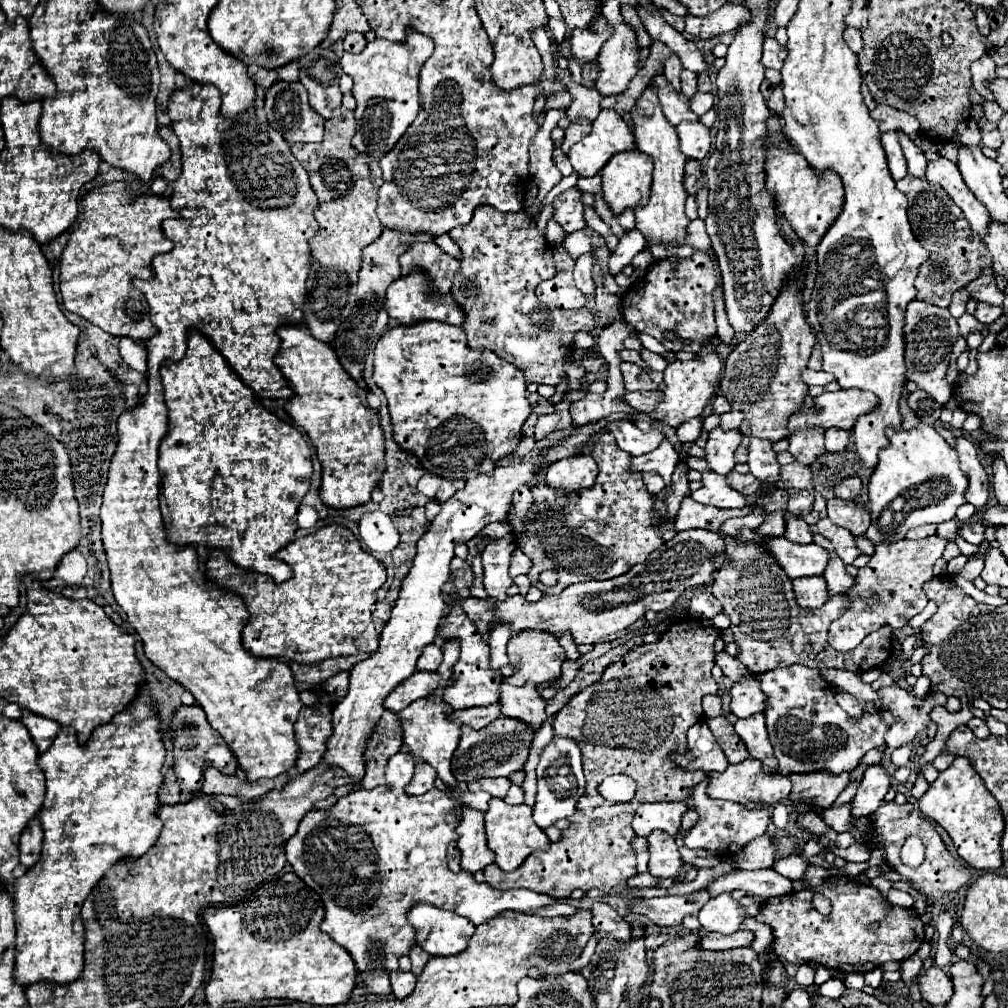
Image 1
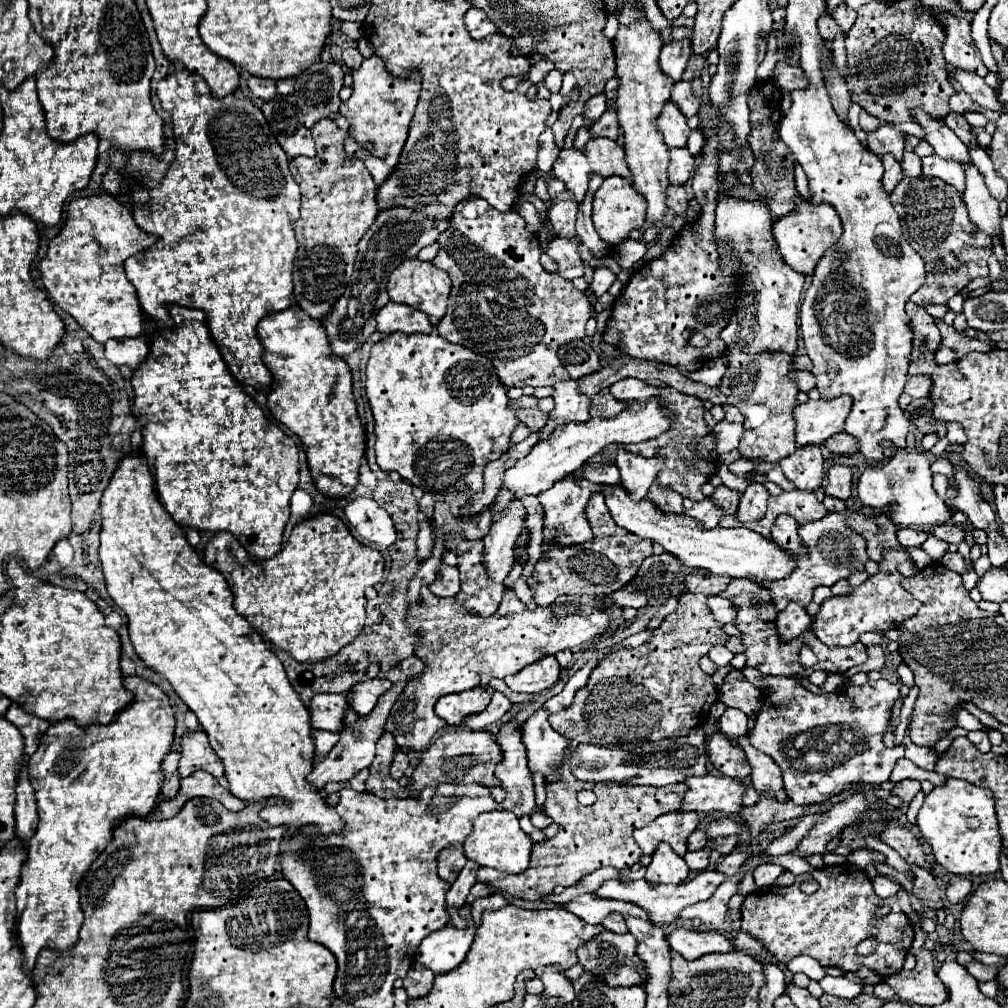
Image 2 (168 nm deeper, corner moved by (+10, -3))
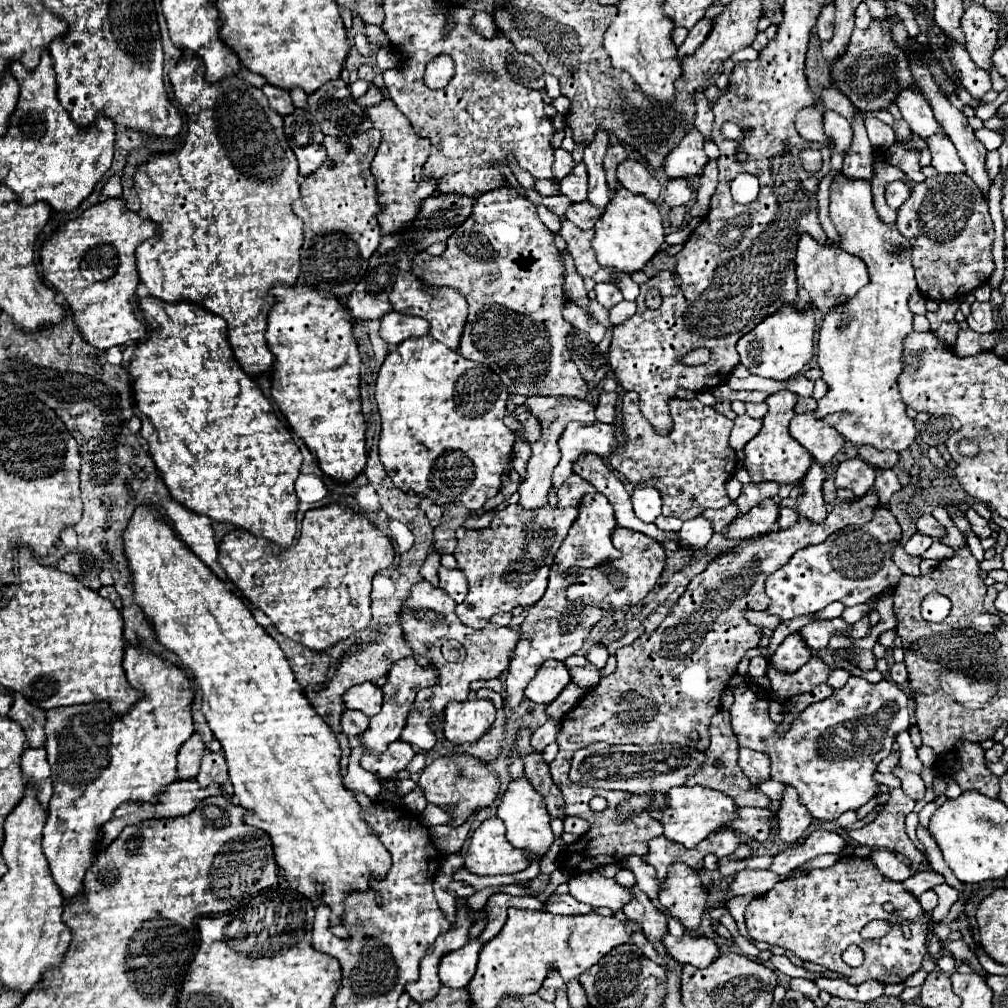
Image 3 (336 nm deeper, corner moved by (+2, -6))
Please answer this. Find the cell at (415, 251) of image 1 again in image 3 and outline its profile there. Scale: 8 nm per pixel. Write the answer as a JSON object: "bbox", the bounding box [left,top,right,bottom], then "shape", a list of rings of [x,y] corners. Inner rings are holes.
{"bbox":[389,271,467,351],"shape":[[[411,271],[401,273],[393,285],[393,291],[389,295],[389,301],[393,305],[393,311],[397,313],[405,313],[405,315],[419,315],[423,319],[429,321],[431,331],[429,335],[435,337],[437,341],[445,343],[449,349],[457,351],[459,347],[459,337],[467,319],[467,301],[465,297],[453,289],[453,287],[433,287],[429,283],[425,283],[423,279],[419,279],[417,275],[413,275]]]}

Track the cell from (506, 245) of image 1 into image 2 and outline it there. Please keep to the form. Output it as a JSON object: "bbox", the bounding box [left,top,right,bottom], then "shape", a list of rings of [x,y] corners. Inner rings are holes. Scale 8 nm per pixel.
{"bbox":[431,194,591,388],"shape":[[[477,194],[467,196],[461,204],[471,205],[463,205],[462,211],[455,211],[451,216],[451,226],[437,238],[439,252],[431,260],[433,266],[445,270],[453,280],[447,316],[443,316],[437,326],[439,336],[451,344],[487,356],[495,366],[501,384],[507,388],[553,386],[559,380],[569,380],[557,350],[565,342],[581,340],[585,336],[585,324],[591,318],[585,294],[575,292],[575,286],[569,280],[543,270],[539,264],[541,248],[537,236],[527,230],[523,218],[515,210],[499,212]]]}

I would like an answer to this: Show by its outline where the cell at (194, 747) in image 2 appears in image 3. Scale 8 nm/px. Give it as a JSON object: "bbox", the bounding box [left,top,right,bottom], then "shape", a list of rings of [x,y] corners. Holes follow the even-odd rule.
{"bbox":[195,751,227,787],"shape":[[[205,751],[203,759],[201,759],[201,767],[199,767],[199,775],[195,777],[199,781],[201,787],[211,785],[211,783],[225,783],[227,777],[227,763],[221,751],[213,753],[213,751]]]}

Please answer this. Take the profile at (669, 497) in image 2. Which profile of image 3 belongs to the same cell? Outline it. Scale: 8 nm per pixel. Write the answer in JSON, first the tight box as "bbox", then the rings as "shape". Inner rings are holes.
{"bbox":[655,515,683,531],"shape":[[[659,515],[659,519],[655,521],[655,525],[663,531],[679,531],[683,521],[681,519],[675,519],[675,517],[665,517],[665,515]]]}

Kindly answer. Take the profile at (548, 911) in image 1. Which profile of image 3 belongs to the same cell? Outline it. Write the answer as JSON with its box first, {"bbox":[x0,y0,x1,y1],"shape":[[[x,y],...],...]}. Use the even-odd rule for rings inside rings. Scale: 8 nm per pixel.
{"bbox":[439,939,481,989],"shape":[[[471,939],[461,949],[449,951],[447,955],[443,955],[439,963],[441,983],[447,987],[455,987],[455,989],[465,987],[475,973],[479,949],[481,949],[479,939]]]}

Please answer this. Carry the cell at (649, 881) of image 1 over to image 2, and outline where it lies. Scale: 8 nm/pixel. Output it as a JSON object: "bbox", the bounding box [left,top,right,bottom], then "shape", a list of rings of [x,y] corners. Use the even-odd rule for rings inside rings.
{"bbox":[541,866,619,904],"shape":[[[613,866],[599,868],[599,870],[591,872],[589,876],[581,878],[575,886],[565,888],[565,892],[563,892],[563,894],[555,896],[555,894],[551,892],[549,896],[543,896],[543,898],[541,898],[541,902],[557,902],[557,904],[569,902],[569,900],[571,900],[571,896],[579,896],[579,894],[583,894],[583,892],[595,892],[595,890],[597,890],[605,880],[611,880],[611,878],[619,878],[619,874],[617,874],[617,870],[615,870]]]}

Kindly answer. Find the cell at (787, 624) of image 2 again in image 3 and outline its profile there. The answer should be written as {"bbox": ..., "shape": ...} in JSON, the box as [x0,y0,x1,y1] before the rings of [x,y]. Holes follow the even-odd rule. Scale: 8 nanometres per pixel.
{"bbox":[771,633,811,673],"shape":[[[791,633],[783,639],[783,643],[777,647],[777,651],[771,657],[771,665],[779,671],[791,673],[795,669],[799,669],[801,665],[805,665],[811,657],[809,647],[805,647],[805,643],[801,643],[801,635],[799,633]]]}

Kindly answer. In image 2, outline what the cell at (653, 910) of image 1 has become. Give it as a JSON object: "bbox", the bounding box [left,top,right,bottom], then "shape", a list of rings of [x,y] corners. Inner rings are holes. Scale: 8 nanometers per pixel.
{"bbox":[565,894,649,924],"shape":[[[581,894],[581,896],[575,896],[571,902],[567,902],[565,904],[565,910],[569,910],[569,912],[573,912],[575,916],[579,916],[581,920],[585,920],[587,924],[601,924],[603,922],[603,918],[605,916],[609,916],[609,914],[613,914],[613,912],[619,912],[619,914],[623,914],[623,916],[627,916],[627,914],[633,914],[633,916],[637,916],[637,918],[645,918],[645,920],[649,920],[647,916],[645,916],[645,910],[641,910],[641,908],[637,908],[635,904],[625,904],[625,902],[615,902],[615,900],[597,900],[595,896],[591,896],[591,894]]]}

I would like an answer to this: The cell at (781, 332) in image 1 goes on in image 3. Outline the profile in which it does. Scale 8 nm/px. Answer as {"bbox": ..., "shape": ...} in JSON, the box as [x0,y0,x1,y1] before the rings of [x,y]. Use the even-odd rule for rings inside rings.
{"bbox":[745,391,811,483],"shape":[[[777,391],[765,399],[769,411],[765,413],[763,427],[755,435],[751,443],[745,445],[745,467],[755,483],[759,481],[777,481],[777,483],[797,483],[803,479],[811,465],[811,455],[807,449],[803,449],[791,435],[789,435],[789,423],[795,417],[795,403],[797,395],[791,391]]]}

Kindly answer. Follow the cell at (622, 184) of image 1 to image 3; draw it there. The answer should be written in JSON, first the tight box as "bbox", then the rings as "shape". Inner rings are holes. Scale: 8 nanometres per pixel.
{"bbox":[593,187,663,273],"shape":[[[619,187],[613,193],[613,199],[605,207],[601,219],[595,223],[595,239],[593,249],[597,253],[597,261],[605,267],[613,267],[621,273],[641,271],[645,263],[661,249],[663,245],[663,223],[661,213],[655,203],[649,203],[643,195],[633,195],[629,189]]]}

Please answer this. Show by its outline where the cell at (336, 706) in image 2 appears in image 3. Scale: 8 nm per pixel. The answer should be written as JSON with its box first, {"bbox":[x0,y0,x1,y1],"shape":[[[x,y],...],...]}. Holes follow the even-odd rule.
{"bbox":[341,709,369,737],"shape":[[[345,709],[343,715],[341,715],[341,727],[343,727],[343,733],[347,737],[353,737],[353,735],[359,735],[367,729],[369,725],[369,717],[363,715],[361,711],[351,711],[351,709]]]}

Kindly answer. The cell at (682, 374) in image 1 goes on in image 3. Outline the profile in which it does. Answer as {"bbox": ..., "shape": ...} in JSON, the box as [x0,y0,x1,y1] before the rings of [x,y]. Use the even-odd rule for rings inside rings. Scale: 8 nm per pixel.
{"bbox":[551,423,617,489],"shape":[[[569,423],[559,439],[561,461],[553,471],[551,487],[559,489],[573,473],[573,465],[585,455],[609,457],[617,447],[617,427],[605,423]]]}

